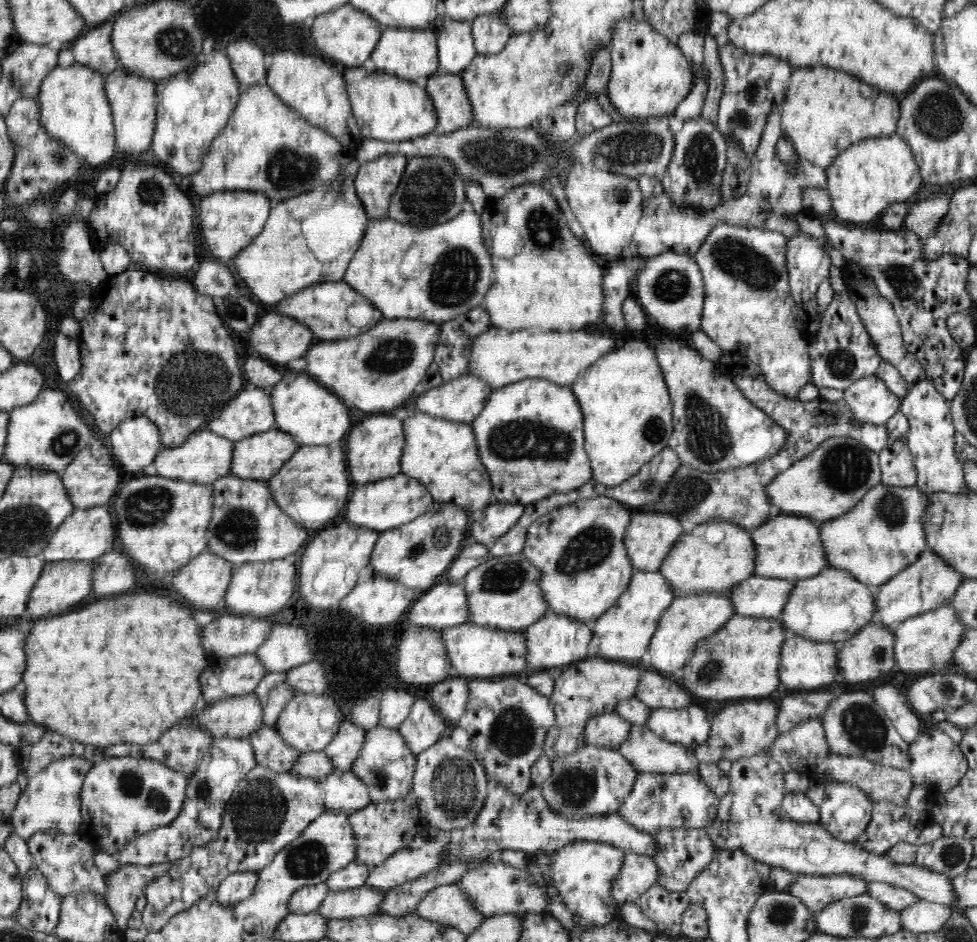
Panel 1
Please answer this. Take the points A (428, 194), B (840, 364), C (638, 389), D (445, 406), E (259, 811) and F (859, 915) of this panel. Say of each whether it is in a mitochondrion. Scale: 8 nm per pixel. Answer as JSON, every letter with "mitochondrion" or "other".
{"A":"mitochondrion","B":"mitochondrion","C":"other","D":"other","E":"mitochondrion","F":"mitochondrion"}

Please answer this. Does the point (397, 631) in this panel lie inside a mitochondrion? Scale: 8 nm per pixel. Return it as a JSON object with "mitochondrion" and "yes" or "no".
{"mitochondrion":"no"}

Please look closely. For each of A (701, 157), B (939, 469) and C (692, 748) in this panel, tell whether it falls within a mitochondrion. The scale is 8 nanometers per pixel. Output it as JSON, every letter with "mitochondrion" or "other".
{"A":"mitochondrion","B":"other","C":"other"}

